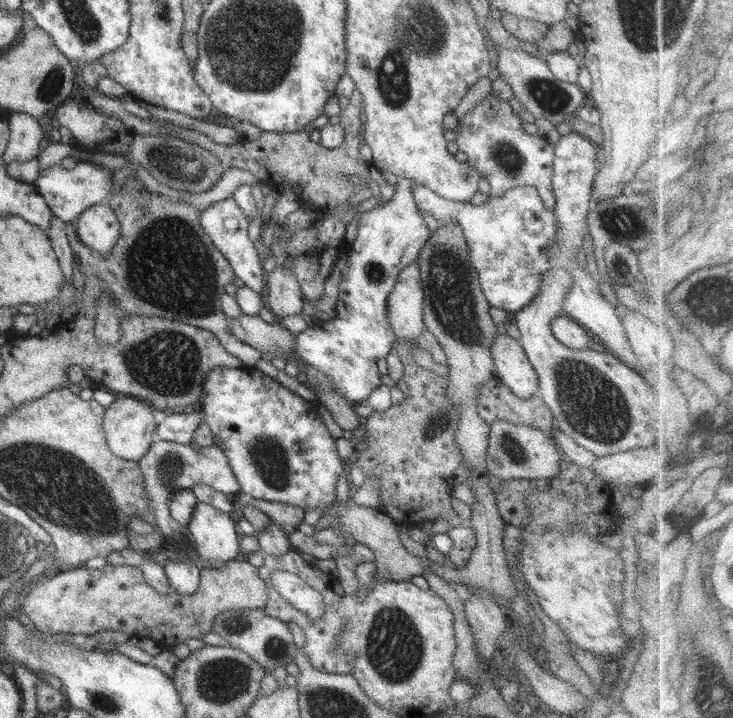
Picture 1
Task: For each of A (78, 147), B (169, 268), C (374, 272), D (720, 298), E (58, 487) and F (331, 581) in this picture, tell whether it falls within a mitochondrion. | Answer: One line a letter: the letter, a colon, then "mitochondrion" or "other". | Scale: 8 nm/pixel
A: other
B: mitochondrion
C: mitochondrion
D: mitochondrion
E: mitochondrion
F: other

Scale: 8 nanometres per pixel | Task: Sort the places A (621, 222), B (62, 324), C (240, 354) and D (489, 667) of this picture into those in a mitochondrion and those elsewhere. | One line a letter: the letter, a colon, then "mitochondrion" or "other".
A: mitochondrion
B: other
C: other
D: other

